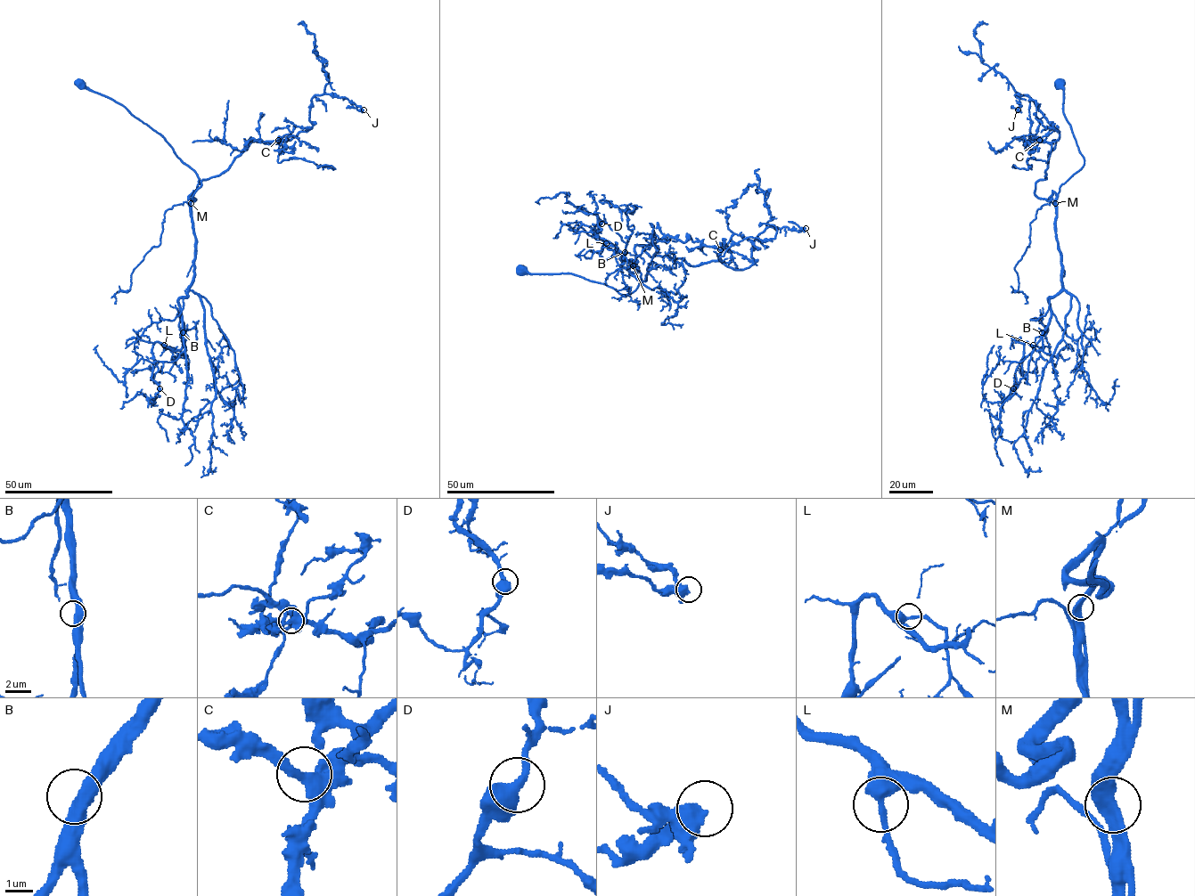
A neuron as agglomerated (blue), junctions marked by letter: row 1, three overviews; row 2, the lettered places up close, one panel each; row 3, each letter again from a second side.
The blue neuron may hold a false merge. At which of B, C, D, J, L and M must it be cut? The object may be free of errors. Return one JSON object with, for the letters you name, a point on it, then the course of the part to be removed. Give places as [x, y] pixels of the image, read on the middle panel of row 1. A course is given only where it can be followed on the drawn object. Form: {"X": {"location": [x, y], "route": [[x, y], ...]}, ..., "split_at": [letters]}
{"split_at": []}

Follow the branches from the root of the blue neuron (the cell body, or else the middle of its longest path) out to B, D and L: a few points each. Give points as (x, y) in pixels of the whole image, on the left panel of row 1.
B: (80, 82), (121, 104), (158, 132), (199, 178), (191, 202), (193, 281), (187, 296), (178, 300), (183, 332)
D: (80, 82), (158, 132), (199, 178), (193, 281), (178, 300), (184, 345), (153, 346), (159, 388)
L: (80, 82), (158, 132), (199, 178), (191, 202), (193, 281), (178, 300), (184, 345), (175, 350), (164, 345)

